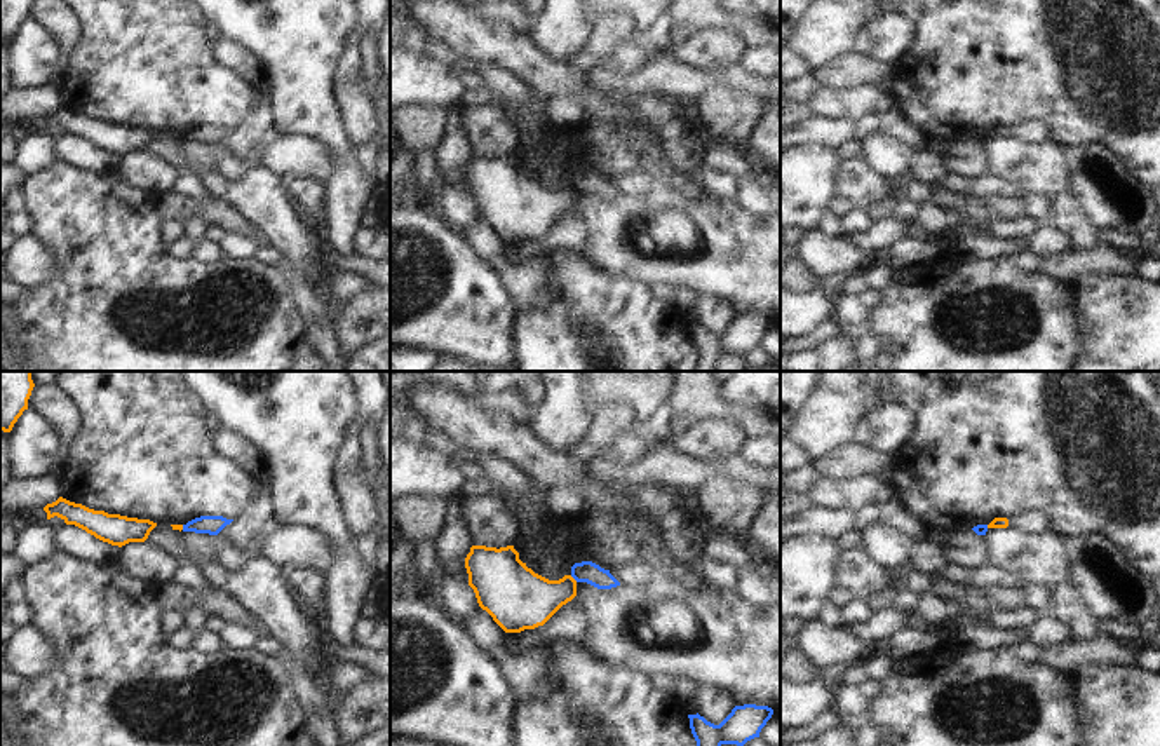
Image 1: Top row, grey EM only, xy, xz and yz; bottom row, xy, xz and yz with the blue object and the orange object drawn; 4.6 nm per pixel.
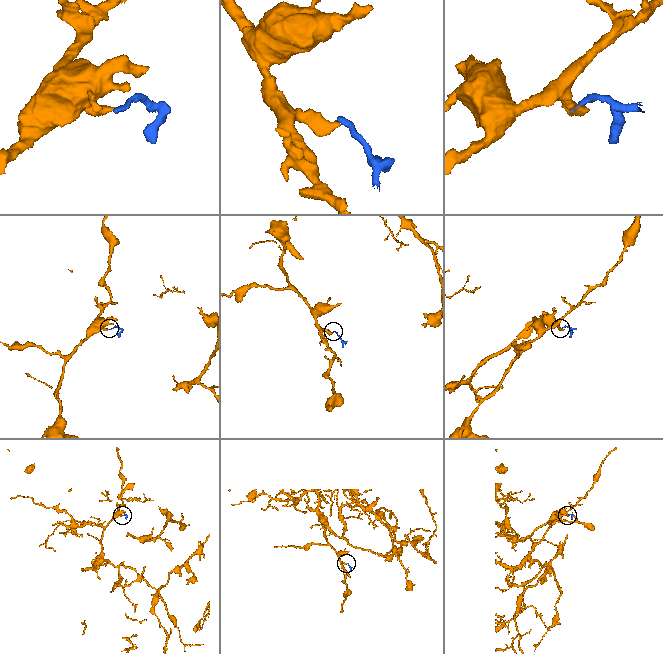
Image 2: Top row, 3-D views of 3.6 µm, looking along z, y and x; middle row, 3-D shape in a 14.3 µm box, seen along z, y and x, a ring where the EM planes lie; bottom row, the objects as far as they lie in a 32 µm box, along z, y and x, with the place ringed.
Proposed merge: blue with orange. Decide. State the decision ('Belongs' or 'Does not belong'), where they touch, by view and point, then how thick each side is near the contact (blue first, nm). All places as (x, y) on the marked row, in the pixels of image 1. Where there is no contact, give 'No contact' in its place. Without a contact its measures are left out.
Does not belong. Touches blue at xz (573, 577). Thickness 100 nm (blue) against 280 nm.

